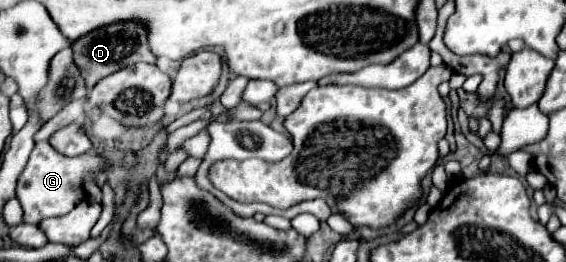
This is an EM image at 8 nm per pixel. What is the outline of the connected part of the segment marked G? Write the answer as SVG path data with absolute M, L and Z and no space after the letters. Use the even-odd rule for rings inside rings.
M47 141L37 143L25 171L17 181L17 199L23 207L23 221L37 225L49 217L67 215L81 201L85 191L85 179L97 183L99 179L107 179L109 171L111 171L111 161L93 151L83 153L79 157L65 157L57 153Z

